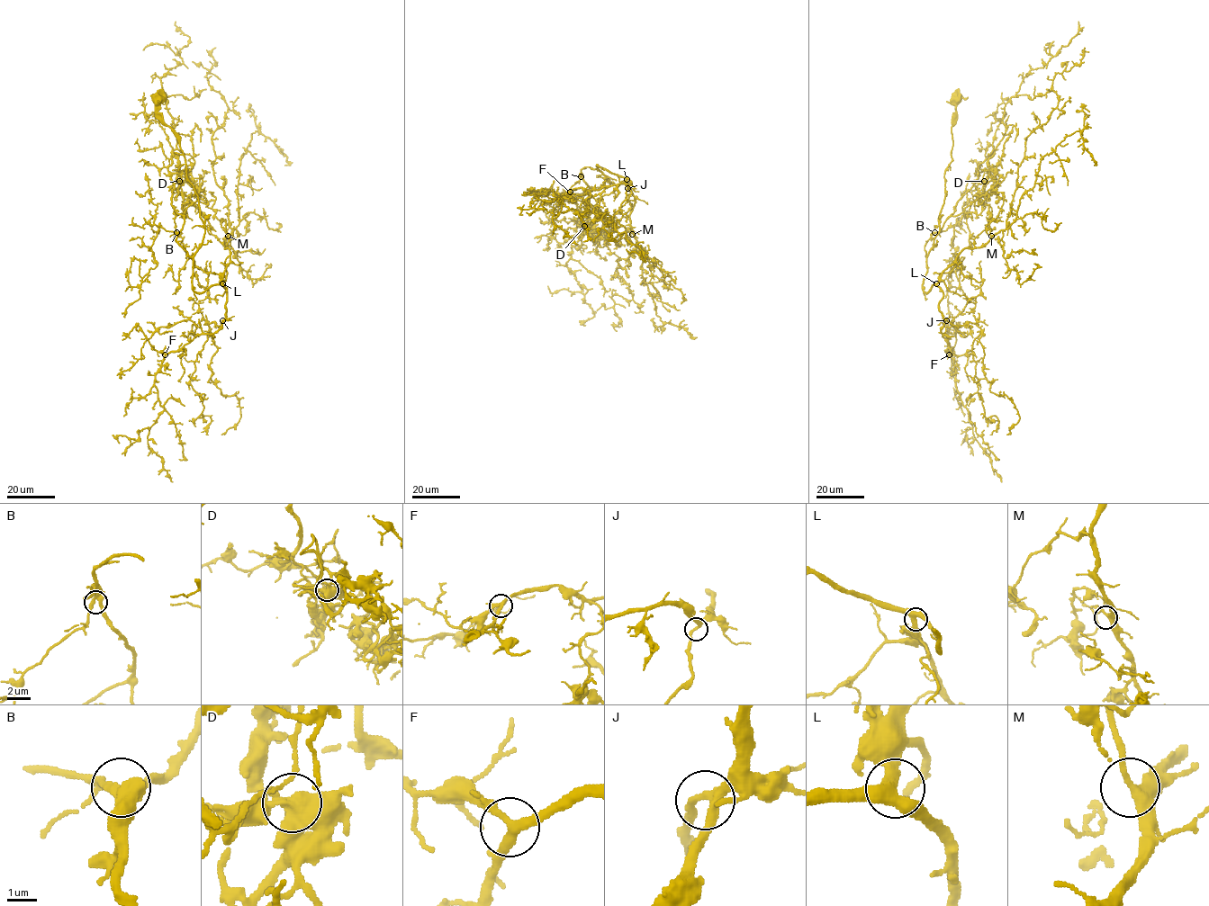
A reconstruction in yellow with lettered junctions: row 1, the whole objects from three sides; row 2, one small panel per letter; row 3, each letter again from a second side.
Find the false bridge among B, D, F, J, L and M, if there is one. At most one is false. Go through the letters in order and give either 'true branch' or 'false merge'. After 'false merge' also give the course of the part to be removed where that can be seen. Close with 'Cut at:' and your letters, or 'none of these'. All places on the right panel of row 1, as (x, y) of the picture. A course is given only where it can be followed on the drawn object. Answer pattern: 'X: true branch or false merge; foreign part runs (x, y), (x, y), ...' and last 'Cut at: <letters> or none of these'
B: true branch
D: false merge; foreign part runs (983, 181), (988, 174), (985, 168), (994, 182), (997, 183), (998, 199), (996, 203)
F: true branch
J: true branch
L: true branch
M: true branch
Cut at: D

